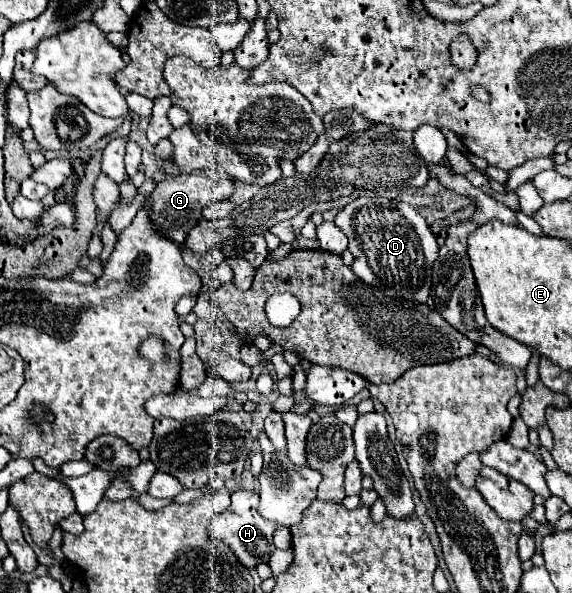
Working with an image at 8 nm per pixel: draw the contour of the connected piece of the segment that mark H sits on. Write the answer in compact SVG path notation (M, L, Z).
M235 491L231 493L231 505L225 513L221 513L209 527L209 535L229 545L229 549L235 553L239 563L247 569L255 569L259 563L267 563L271 553L275 551L273 545L273 533L279 527L275 521L267 521L259 515L259 495L255 491Z

